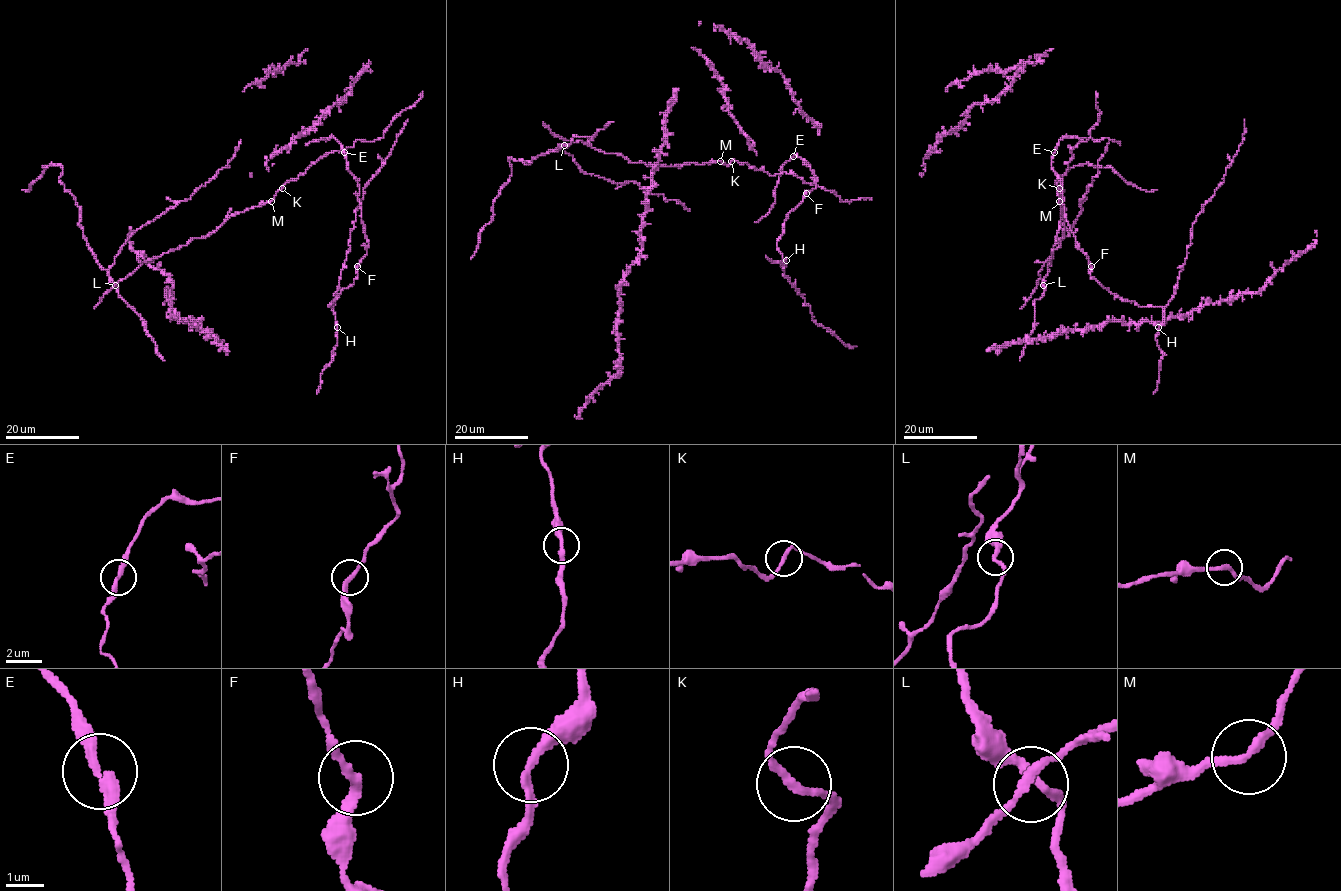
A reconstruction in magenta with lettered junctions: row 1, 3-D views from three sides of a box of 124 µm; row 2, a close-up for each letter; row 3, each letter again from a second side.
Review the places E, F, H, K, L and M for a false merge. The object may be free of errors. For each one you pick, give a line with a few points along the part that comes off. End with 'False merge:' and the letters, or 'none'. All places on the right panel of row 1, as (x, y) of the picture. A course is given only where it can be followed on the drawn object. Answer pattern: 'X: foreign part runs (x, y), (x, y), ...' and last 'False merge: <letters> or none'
False merge: none

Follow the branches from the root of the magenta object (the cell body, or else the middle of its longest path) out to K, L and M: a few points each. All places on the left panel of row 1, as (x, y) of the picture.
K: (222, 224), (235, 214), (270, 202), (282, 188)
L: (222, 224), (206, 237), (192, 238), (185, 245), (150, 258), (115, 285)
M: (222, 224), (235, 214), (271, 201)

